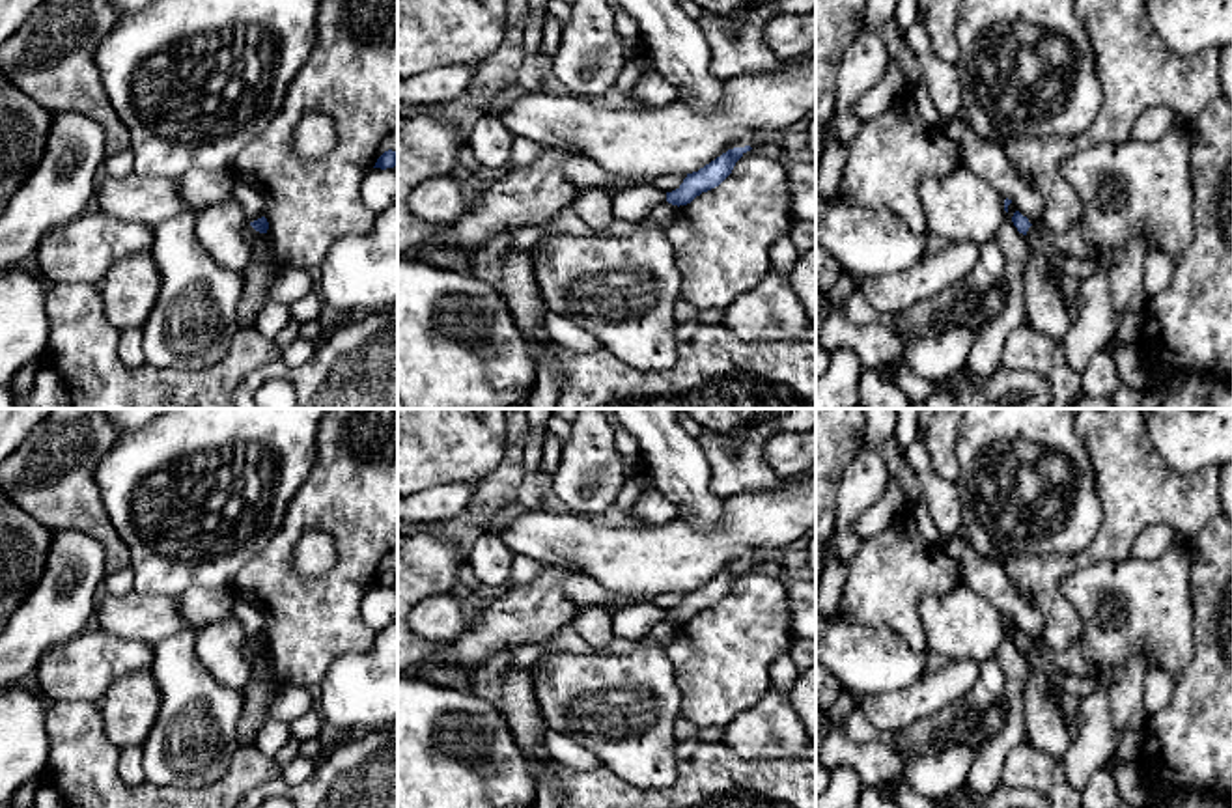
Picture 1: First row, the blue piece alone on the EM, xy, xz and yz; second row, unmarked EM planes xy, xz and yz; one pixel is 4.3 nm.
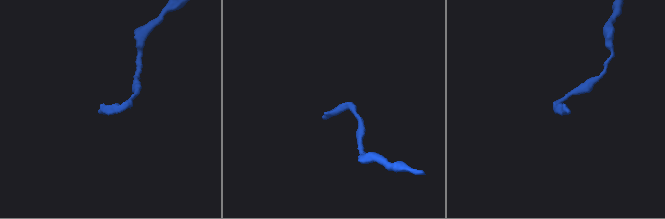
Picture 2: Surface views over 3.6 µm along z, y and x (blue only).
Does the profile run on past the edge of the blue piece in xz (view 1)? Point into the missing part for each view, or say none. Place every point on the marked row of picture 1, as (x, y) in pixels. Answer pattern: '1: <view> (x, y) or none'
1: none

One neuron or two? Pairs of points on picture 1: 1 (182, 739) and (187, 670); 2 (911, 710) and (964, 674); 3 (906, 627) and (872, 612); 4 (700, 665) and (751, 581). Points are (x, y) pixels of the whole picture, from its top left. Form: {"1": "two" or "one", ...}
{"1": "one", "2": "one", "3": "one", "4": "one"}

